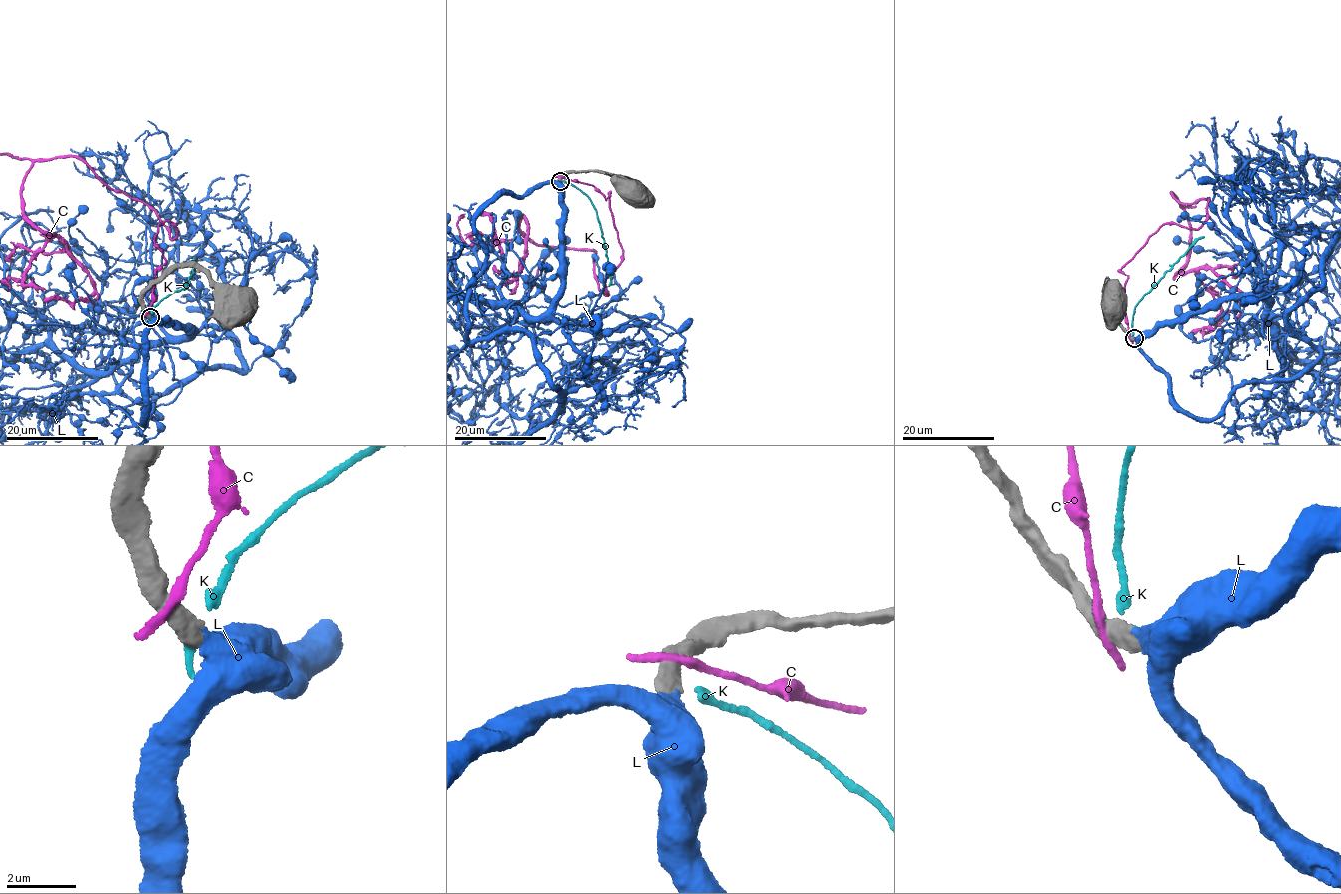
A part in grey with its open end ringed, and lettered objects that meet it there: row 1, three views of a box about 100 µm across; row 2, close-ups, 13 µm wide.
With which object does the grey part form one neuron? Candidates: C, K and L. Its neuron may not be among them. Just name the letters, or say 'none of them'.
L

